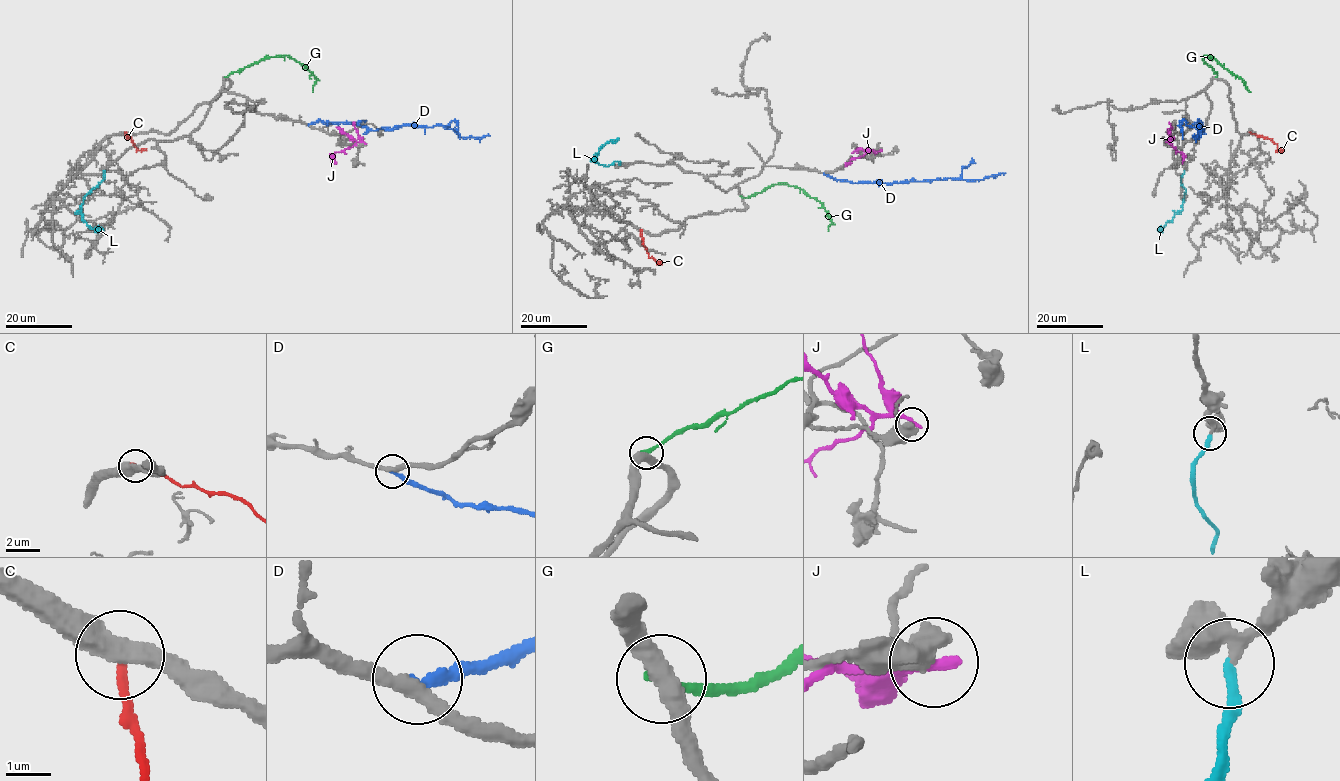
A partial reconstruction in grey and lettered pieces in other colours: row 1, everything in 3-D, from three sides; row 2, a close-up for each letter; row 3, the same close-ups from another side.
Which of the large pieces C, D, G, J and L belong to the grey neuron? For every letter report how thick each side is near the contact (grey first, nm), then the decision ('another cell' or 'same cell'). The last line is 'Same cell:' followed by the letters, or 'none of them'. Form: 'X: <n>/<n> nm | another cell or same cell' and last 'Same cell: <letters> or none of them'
C: 480/220 nm | another cell
D: 280/240 nm | another cell
G: 440/240 nm | another cell
J: 460/280 nm | another cell
L: 280/240 nm | same cell
Same cell: L

